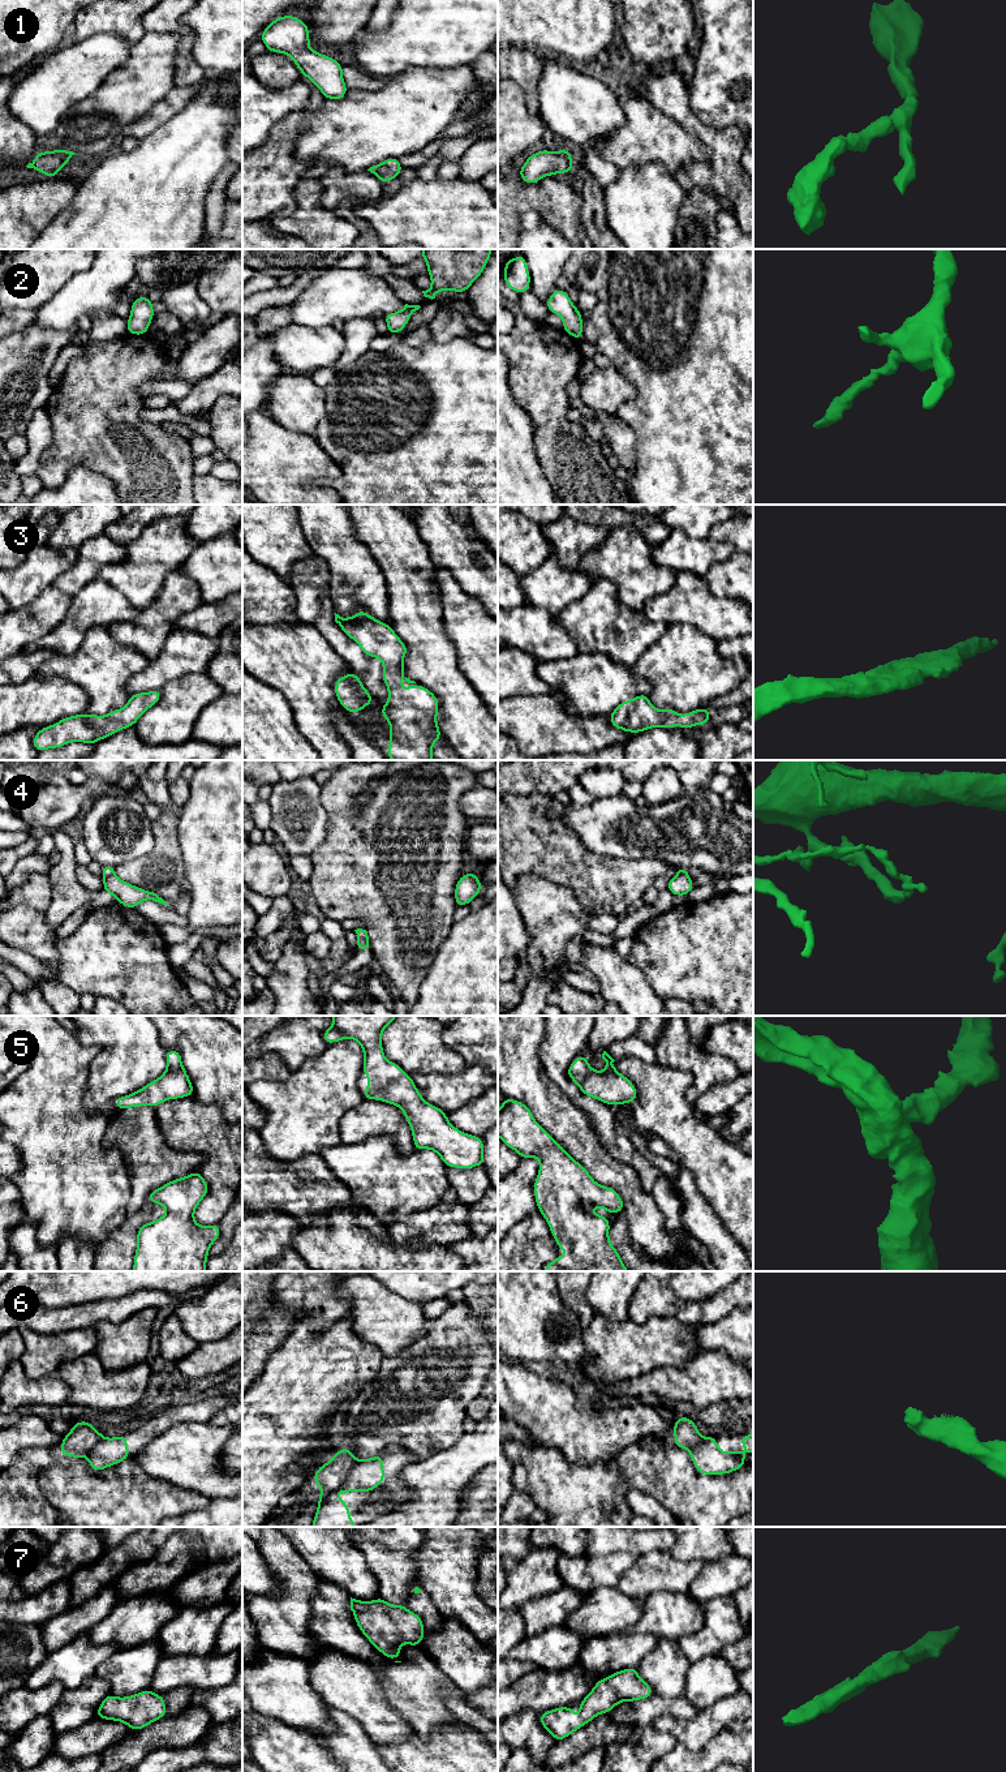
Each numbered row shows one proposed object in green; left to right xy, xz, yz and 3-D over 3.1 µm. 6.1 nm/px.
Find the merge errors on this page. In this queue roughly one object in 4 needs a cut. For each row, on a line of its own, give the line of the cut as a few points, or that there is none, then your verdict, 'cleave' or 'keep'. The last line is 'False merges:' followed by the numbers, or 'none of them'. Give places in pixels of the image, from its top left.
1: no cut | keep
2: no cut | keep
3: no cut | keep
4: xy (114, 874), (104, 879) | cleave
5: no cut | keep
6: xz (357, 1461), (338, 1488) | cleave
7: no cut | keep
False merges: 4, 6

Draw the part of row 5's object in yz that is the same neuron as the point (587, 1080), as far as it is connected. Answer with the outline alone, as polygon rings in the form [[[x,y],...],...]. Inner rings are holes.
[[[603,1051],[602,1059],[607,1063],[606,1068],[602,1072],[593,1071],[582,1054],[571,1063],[567,1076],[579,1085],[584,1095],[610,1107],[615,1103],[635,1102],[637,1099],[635,1085],[614,1068],[615,1060],[606,1051]]]

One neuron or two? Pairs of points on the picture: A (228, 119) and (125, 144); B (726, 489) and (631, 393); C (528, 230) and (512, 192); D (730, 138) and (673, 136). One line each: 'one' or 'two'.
A: two
B: two
C: two
D: two

